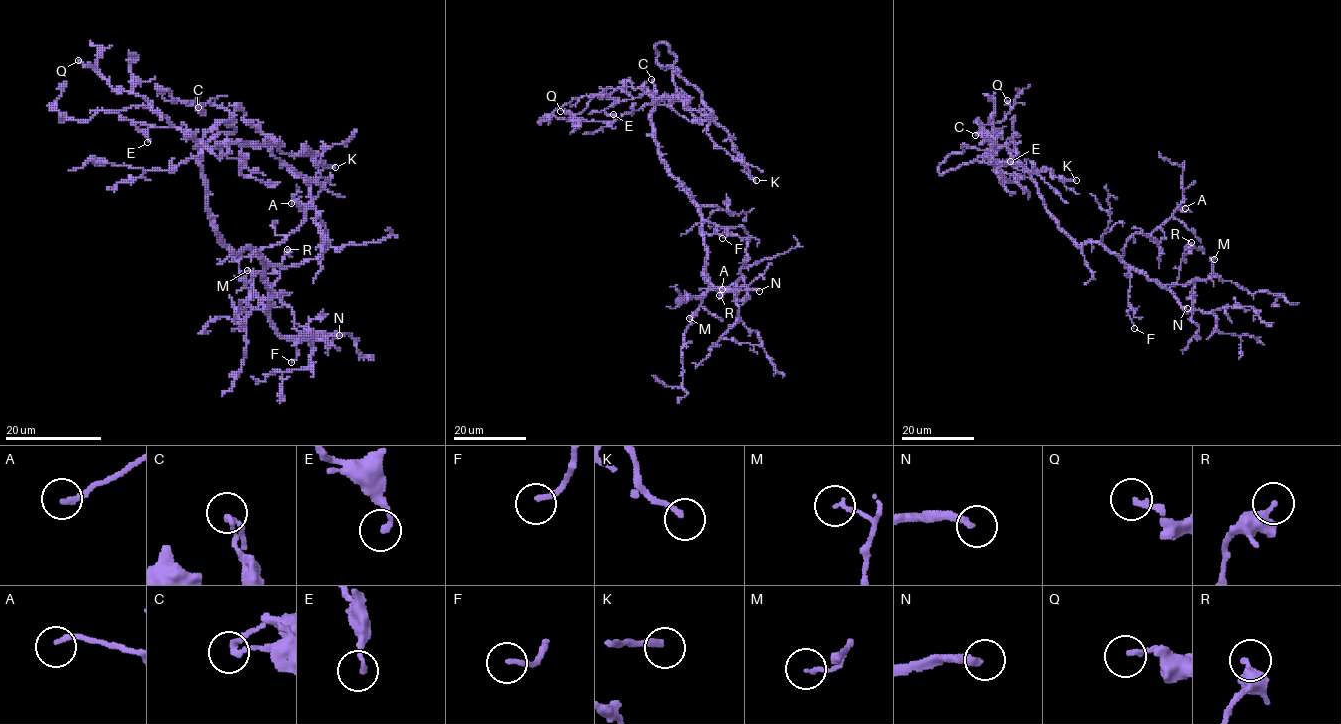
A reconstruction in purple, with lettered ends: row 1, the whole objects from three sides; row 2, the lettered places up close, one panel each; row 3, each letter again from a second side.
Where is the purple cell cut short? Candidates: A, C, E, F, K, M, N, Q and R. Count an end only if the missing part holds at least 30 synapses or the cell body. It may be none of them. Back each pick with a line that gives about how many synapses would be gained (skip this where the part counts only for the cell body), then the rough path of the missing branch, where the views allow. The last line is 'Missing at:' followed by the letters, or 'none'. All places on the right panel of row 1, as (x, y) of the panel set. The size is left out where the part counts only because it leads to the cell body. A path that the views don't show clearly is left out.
K: 35 synapses; course (1076, 180), (1100, 161), (1106, 166), (1106, 179), (1098, 181)
N: 45 synapses; course (1187, 308), (1193, 304), (1191, 307), (1196, 309), (1208, 296), (1214, 296), (1230, 308)
Missing at: K, N

